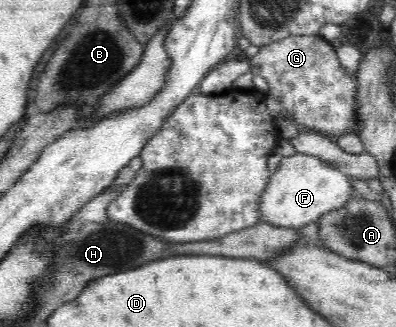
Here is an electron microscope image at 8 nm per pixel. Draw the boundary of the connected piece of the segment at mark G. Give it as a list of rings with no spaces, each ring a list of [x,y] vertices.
[[[292,34],[281,41],[273,41],[263,45],[259,52],[249,59],[250,73],[262,77],[269,86],[268,95],[279,100],[286,112],[293,120],[304,125],[306,130],[312,129],[323,135],[342,135],[341,133],[358,135],[355,131],[354,121],[355,97],[359,91],[359,84],[354,75],[350,75],[342,68],[337,58],[335,48],[320,35]]]

